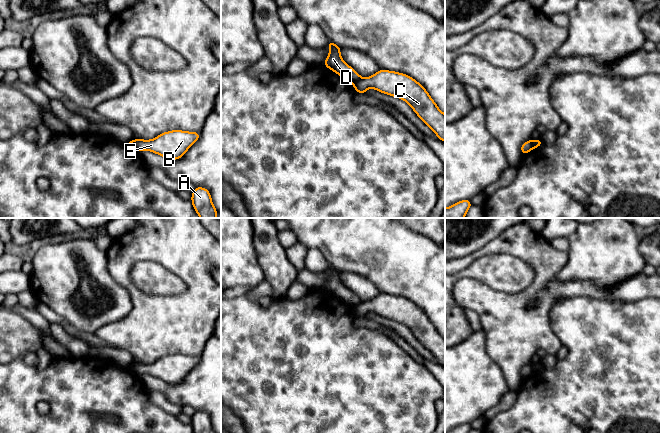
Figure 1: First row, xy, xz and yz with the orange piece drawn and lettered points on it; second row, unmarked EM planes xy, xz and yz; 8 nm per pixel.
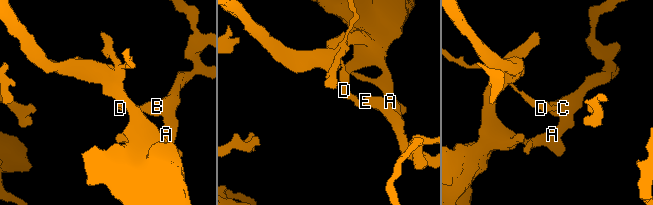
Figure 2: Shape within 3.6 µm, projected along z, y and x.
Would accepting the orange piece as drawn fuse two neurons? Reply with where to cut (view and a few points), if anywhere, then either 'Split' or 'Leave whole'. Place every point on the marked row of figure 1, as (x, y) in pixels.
Split along xz (360, 77), (353, 83). Split

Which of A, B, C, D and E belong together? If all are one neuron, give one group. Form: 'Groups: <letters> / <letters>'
Groups: A B C E / D

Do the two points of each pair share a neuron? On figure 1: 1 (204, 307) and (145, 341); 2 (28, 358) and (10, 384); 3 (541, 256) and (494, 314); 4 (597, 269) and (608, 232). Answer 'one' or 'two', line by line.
1: one
2: two
3: one
4: one

